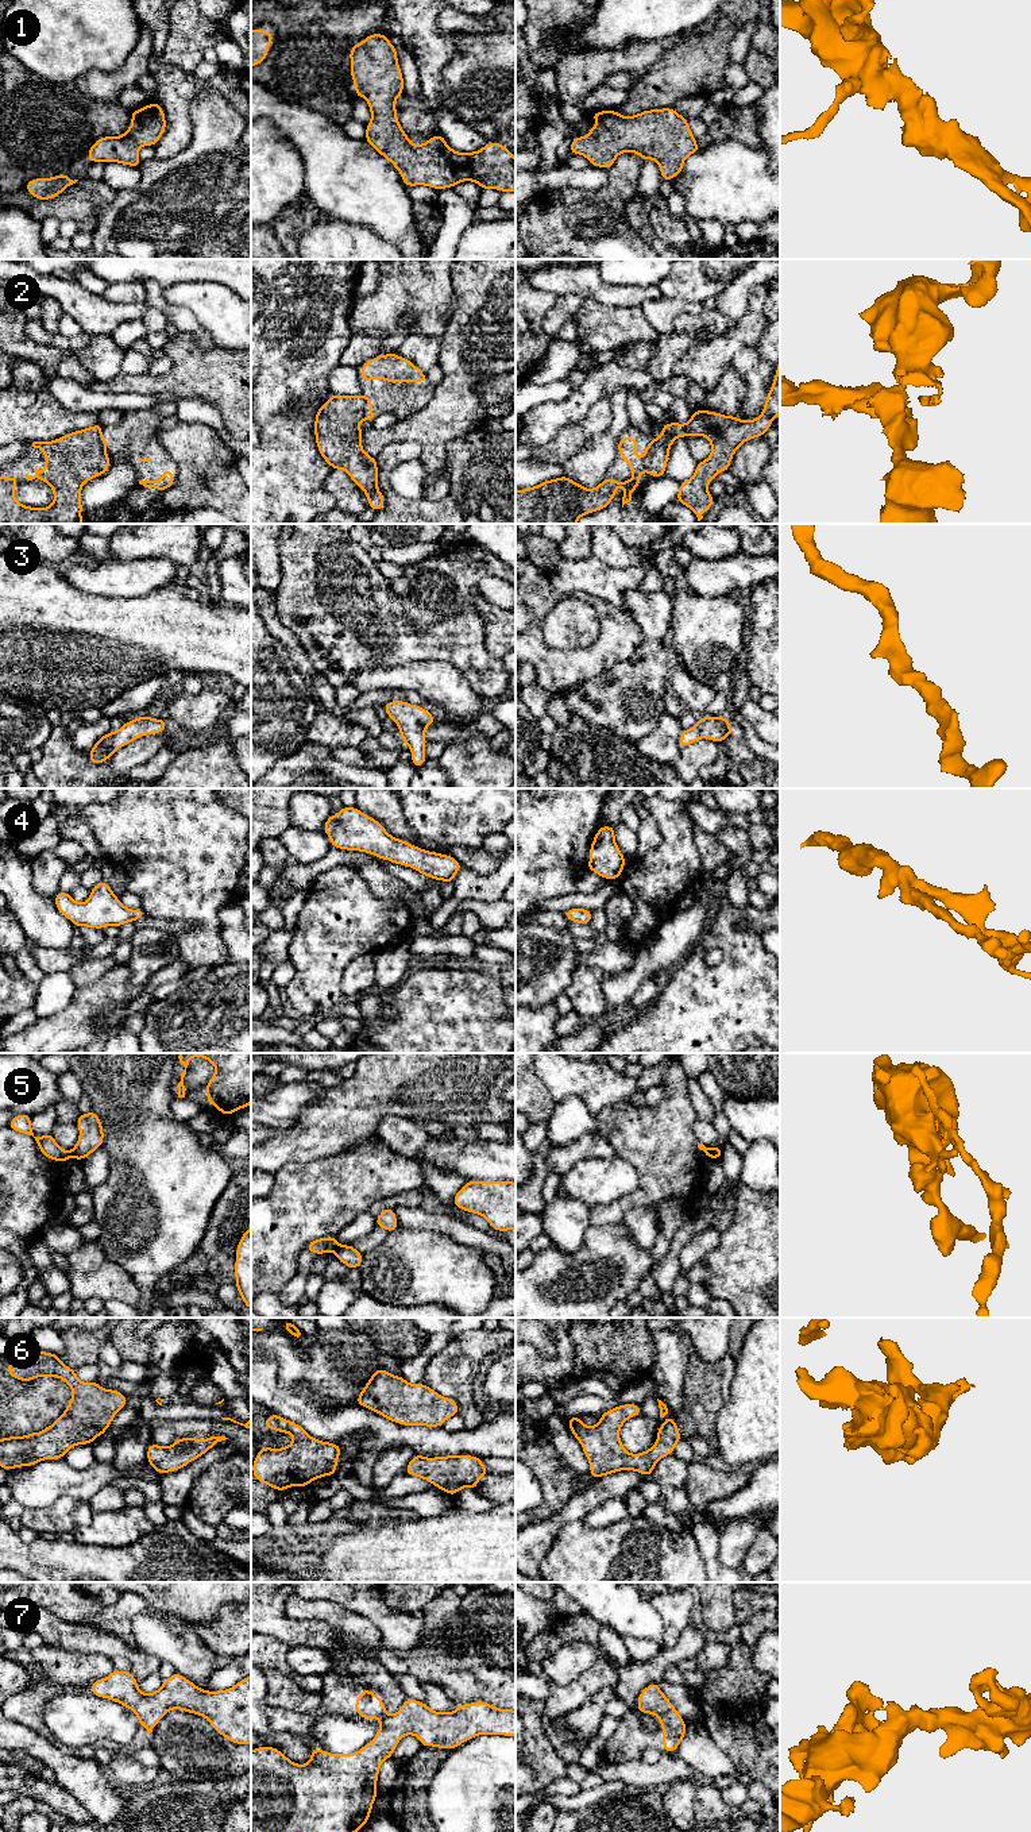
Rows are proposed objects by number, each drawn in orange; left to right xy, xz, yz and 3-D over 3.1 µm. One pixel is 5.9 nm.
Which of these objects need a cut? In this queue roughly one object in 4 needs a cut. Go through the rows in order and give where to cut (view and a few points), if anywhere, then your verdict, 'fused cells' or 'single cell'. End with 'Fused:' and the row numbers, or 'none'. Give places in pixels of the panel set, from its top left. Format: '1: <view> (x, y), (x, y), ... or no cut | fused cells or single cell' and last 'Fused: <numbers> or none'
1: no cut | single cell
2: xz (363, 396), (366, 417) | fused cells
3: no cut | single cell
4: no cut | single cell
5: xy (70, 1152), (72, 1156) | fused cells
6: no cut | single cell
7: no cut | single cell
Fused: 2, 5

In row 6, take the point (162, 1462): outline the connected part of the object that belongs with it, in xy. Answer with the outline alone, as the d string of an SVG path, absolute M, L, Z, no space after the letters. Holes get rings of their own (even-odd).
M211 1436L206 1439L178 1438L169 1447L162 1447L150 1442L147 1449L147 1463L161 1474L175 1472L200 1458L209 1449L225 1439L225 1436Z

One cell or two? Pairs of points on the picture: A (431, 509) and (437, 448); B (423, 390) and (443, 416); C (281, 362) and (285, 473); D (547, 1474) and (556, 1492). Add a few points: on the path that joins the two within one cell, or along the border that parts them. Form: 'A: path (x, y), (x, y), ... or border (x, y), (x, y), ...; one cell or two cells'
A: border (448, 494), (440, 498), (424, 498); two cells
B: border (436, 388), (425, 405), (402, 417); two cells
C: path (281, 389), (270, 415), (285, 429), (285, 446); one cell
D: path (551, 1478), (553, 1488); one cell

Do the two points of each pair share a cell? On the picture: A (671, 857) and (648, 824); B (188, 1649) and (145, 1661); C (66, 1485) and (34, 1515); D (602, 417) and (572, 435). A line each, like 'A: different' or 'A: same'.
A: different
B: different
C: different
D: same

